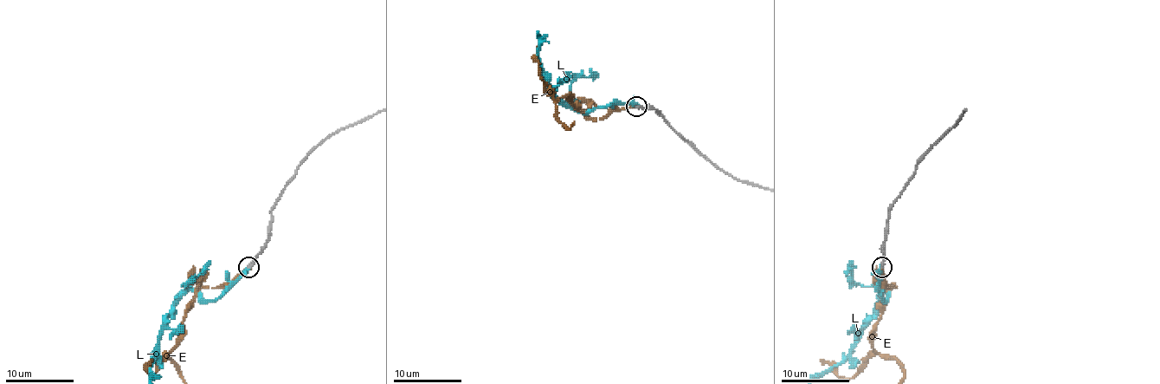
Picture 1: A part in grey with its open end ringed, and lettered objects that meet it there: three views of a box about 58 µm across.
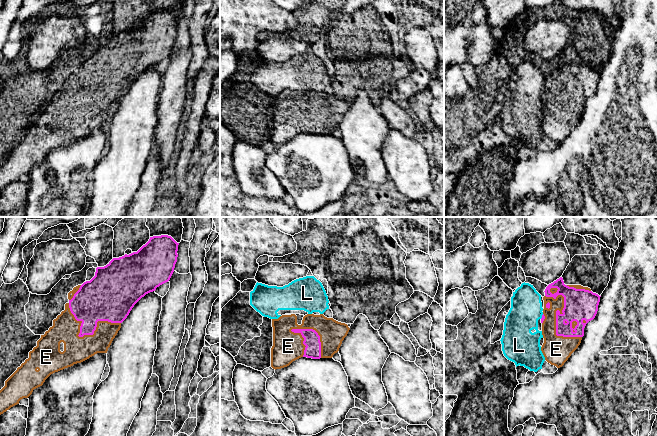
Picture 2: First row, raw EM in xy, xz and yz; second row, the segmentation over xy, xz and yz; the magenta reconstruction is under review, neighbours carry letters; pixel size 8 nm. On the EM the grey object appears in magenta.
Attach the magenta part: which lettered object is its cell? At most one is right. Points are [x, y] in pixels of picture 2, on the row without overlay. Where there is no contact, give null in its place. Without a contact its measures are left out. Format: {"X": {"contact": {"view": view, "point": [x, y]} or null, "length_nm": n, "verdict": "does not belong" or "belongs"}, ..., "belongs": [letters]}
{"E": {"contact": {"view": "yz", "point": [556, 93]}, "length_nm": 460, "verdict": "belongs"}, "L": {"contact": {"view": "yz", "point": [542, 92]}, "length_nm": 50, "verdict": "does not belong"}, "belongs": ["E"]}

